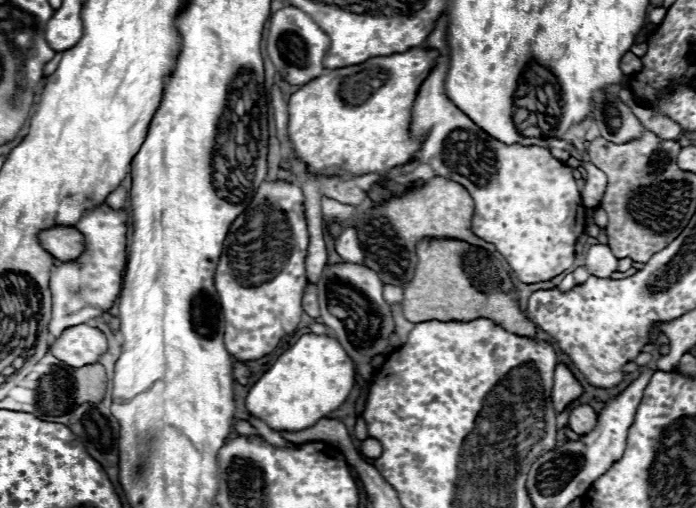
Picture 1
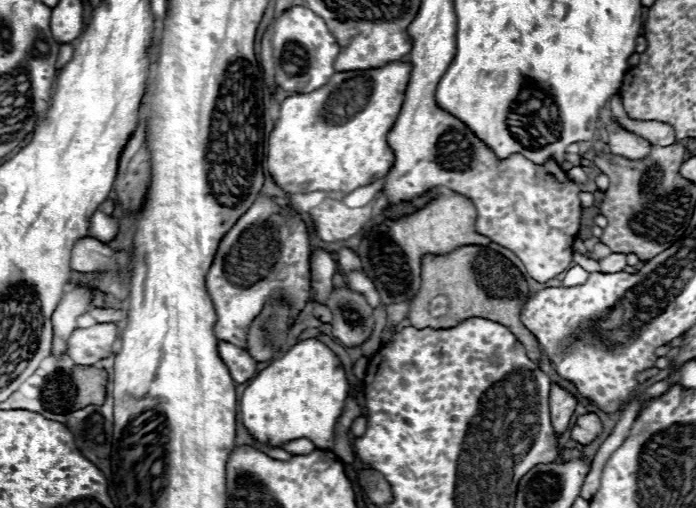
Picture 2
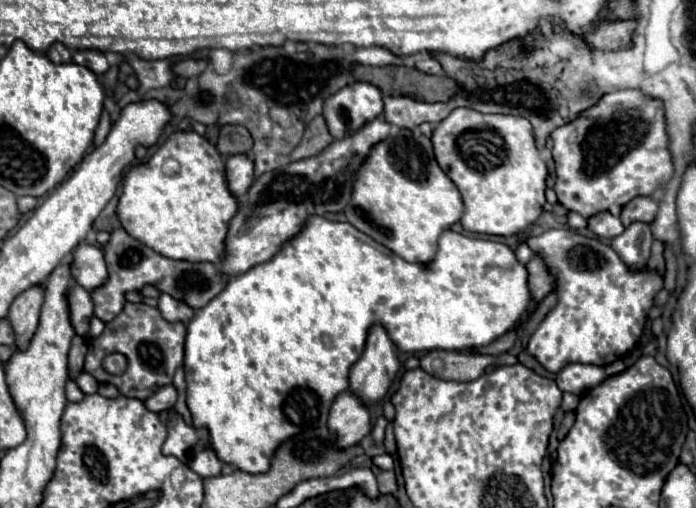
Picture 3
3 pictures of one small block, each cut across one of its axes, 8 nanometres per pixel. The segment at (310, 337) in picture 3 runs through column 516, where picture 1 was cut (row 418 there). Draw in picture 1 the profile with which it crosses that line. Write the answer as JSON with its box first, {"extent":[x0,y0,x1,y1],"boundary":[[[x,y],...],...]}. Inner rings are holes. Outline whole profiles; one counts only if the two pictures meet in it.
{"extent":[246,334,354,432],"boundary":[[[304,334],[272,364],[268,372],[250,388],[246,408],[264,420],[272,430],[296,432],[312,426],[338,406],[342,406],[354,386],[354,364],[346,350],[332,336]]]}

